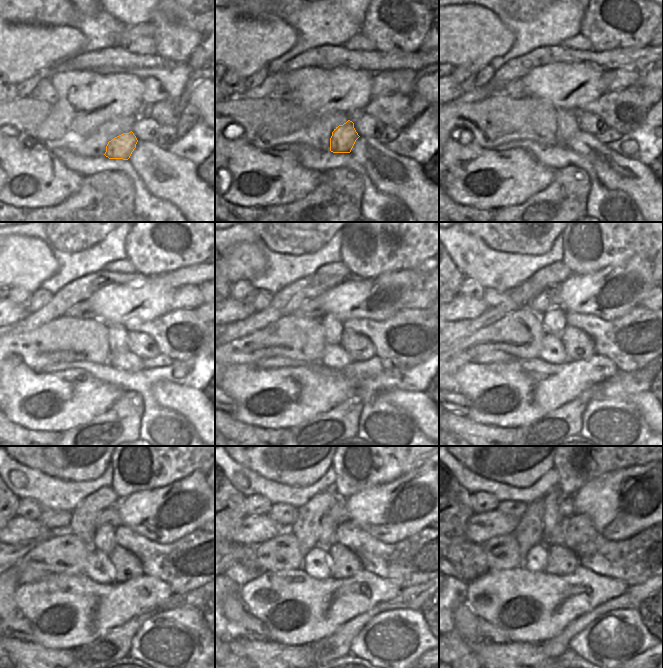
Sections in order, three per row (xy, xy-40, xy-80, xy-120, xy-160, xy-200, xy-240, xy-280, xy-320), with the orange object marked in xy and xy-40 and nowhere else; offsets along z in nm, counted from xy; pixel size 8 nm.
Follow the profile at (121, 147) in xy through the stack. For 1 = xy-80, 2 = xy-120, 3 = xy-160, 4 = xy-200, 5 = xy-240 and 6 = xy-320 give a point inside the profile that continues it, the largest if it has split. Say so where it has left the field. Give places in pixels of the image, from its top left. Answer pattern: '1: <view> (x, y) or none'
1: xy-80 (567, 125)
2: xy-120 (117, 335)
3: xy-160 (333, 328)
4: xy-200 (554, 320)
5: xy-240 (104, 540)
6: xy-320 (551, 501)

